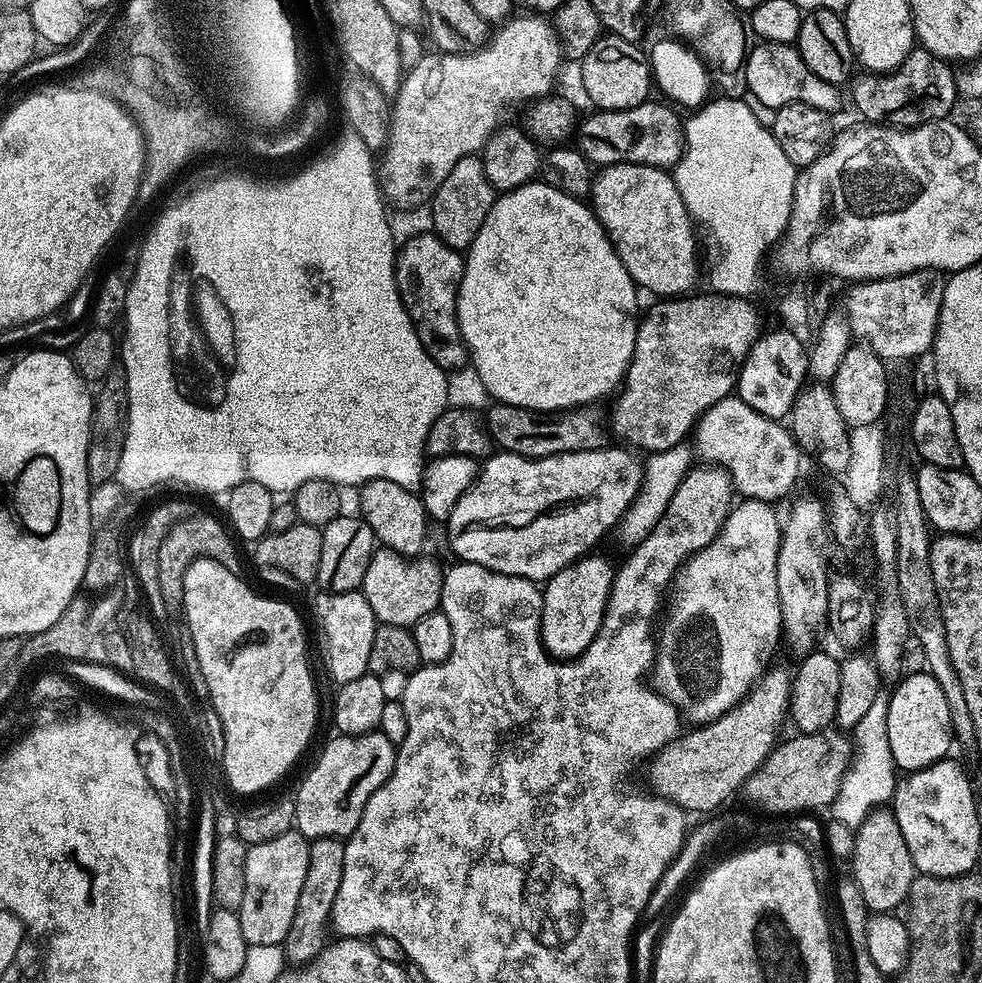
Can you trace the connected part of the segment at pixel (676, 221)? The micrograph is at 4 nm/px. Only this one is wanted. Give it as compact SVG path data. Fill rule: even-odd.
M610 164L595 173L592 182L590 207L604 227L608 241L614 246L622 266L641 289L653 292L656 298L676 298L693 291L692 275L696 272L696 244L692 241L694 221L688 215L678 194L676 177L671 171L649 164Z

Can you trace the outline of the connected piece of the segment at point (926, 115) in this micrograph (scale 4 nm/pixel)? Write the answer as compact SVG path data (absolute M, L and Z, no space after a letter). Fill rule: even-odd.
M919 46L913 47L912 53L894 71L865 71L860 74L864 76L857 75L850 84L852 104L864 115L861 117L870 124L887 124L893 128L914 128L917 124L925 124L927 120L943 120L953 115L952 107L955 106L956 100L958 101L957 73L952 72L952 68L953 65L949 61L943 60L941 56L935 56L930 50Z

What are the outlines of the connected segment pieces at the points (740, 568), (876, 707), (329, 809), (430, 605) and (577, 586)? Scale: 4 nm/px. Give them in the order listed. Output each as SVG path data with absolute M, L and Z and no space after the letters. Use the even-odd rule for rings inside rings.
M741 499L733 507L732 511L728 513L728 517L724 519L724 525L721 526L720 533L707 546L695 552L693 556L689 556L680 565L680 570L676 573L670 585L666 603L662 608L662 615L658 620L658 635L654 640L654 659L650 667L650 680L652 676L650 684L663 700L668 700L673 705L676 712L684 720L685 718L689 720L689 725L708 724L712 720L717 720L719 716L726 714L736 704L740 703L763 677L769 667L768 659L771 658L772 651L776 648L776 643L778 645L781 643L782 629L780 626L780 603L778 602L778 550L780 549L782 524L779 519L776 521L776 512L772 508L775 507L766 500Z
M879 694L867 713L859 720L850 734L849 764L840 782L839 791L830 805L830 813L842 824L857 828L874 807L889 803L895 795L898 783L898 769L890 751L890 738L886 727L888 704L885 695Z
M379 730L367 732L364 736L337 735L335 739L321 750L316 765L305 774L300 789L294 793L296 801L296 823L294 828L295 831L300 832L309 841L326 838L327 836L337 838L351 836L352 831L356 829L362 818L362 810L366 806L370 794L374 794L374 790L378 790L388 781L396 765L397 745L392 744L390 738L386 738Z
M383 546L377 547L370 558L370 566L366 566L366 578L362 585L362 591L366 602L370 602L370 610L374 610L377 621L380 624L393 624L411 629L426 614L437 611L440 607L440 595L444 585L444 572L432 560L425 558L412 558L399 556Z
M588 556L585 560L580 558L575 563L564 565L562 570L554 573L543 585L544 605L540 619L540 641L543 642L549 656L560 662L575 660L577 656L581 656L586 651L590 642L594 642L594 638L600 632L600 627L604 625L604 613L608 611L608 595L612 593L613 575L613 568Z

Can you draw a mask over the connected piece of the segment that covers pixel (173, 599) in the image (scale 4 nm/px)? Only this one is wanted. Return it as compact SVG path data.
M194 514L175 525L165 537L158 554L158 588L162 590L161 602L165 604L169 613L180 614L184 611L184 579L186 570L194 561L210 558L214 562L226 566L226 570L235 573L241 571L240 556L236 553L235 546L232 545L233 537L230 535L229 529L223 523L221 524L212 516Z

